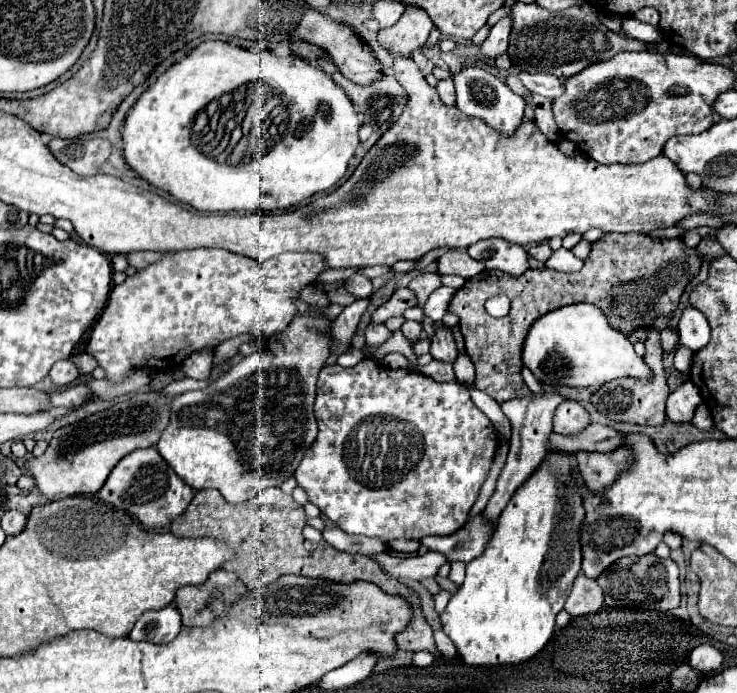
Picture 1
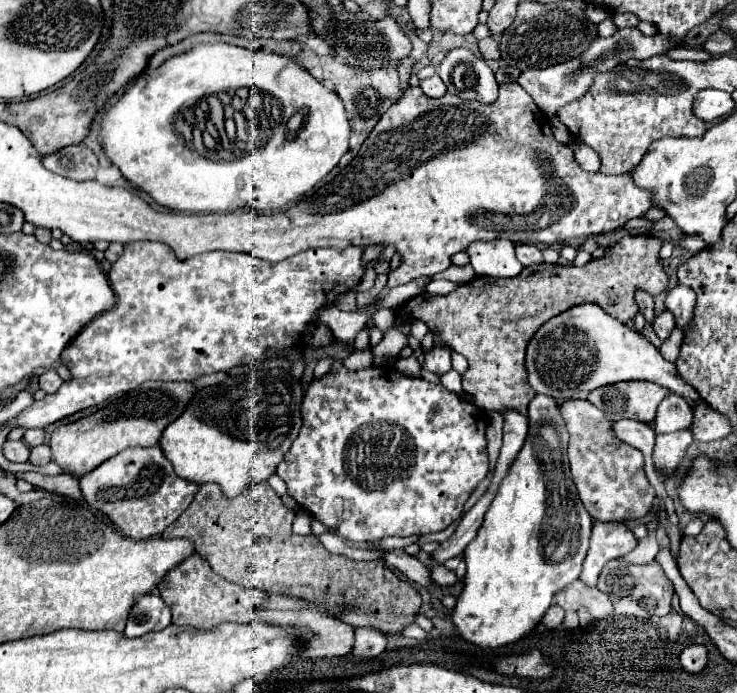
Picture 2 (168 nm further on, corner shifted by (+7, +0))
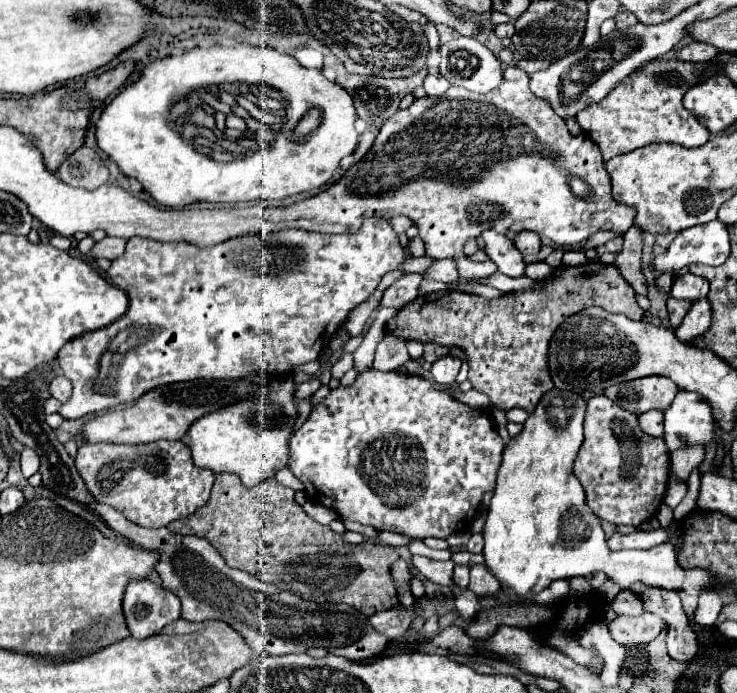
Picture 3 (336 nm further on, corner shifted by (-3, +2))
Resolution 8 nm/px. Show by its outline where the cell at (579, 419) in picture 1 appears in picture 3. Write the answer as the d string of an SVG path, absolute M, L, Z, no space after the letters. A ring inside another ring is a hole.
M603 394L589 400L585 416L585 442L575 460L575 476L585 488L587 506L599 520L639 526L641 522L653 518L663 504L669 470L669 448L665 440L645 434L639 428L639 416L619 408Z

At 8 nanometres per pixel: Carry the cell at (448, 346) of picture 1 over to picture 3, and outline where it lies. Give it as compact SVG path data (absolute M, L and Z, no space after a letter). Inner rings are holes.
M443 356L437 362L433 362L431 366L431 376L441 382L441 384L455 384L455 378L459 374L461 368L461 360L453 358L453 356Z

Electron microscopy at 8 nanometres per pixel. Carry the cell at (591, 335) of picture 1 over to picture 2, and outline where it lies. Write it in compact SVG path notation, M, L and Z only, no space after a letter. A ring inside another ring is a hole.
M597 304L573 306L545 322L527 346L525 370L529 386L537 394L547 394L557 400L567 400L577 392L591 392L621 380L655 382L687 400L699 398L693 386L677 374L673 362L665 362L659 350L655 350L643 336L605 314Z

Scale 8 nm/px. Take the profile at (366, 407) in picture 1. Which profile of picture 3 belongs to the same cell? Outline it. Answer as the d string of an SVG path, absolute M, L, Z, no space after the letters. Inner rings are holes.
M367 370L367 372L359 374L349 388L339 386L337 390L331 390L329 396L325 400L321 400L311 410L309 418L293 434L293 438L289 442L289 448L291 448L291 454L293 454L293 458L289 462L289 470L303 482L305 494L307 494L309 500L315 500L315 502L319 502L327 508L333 508L341 518L349 518L349 520L361 522L365 526L373 526L377 530L391 530L391 532L399 532L399 534L423 540L427 536L447 538L449 534L469 530L469 526L471 526L471 522L473 522L473 518L479 510L479 504L481 504L483 496L487 492L491 492L493 486L495 486L495 472L499 470L499 456L501 456L501 450L503 450L503 440L497 434L497 430L491 424L485 410L477 408L477 412L475 412L475 408L469 408L467 404L451 398L449 394L437 392L421 376L413 376L413 374L405 374L405 372Z

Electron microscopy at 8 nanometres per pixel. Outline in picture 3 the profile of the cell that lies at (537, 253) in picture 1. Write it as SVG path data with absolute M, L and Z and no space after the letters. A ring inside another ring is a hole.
M523 230L519 234L515 234L513 238L515 246L519 248L521 254L537 254L539 248L541 248L541 238L537 232L529 232L529 230Z

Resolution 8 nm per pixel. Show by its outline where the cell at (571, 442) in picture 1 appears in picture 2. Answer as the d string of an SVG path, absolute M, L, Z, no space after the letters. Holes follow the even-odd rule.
M619 420L619 422L613 422L611 430L615 432L615 436L641 450L643 456L645 456L645 474L647 474L647 480L653 484L653 488L657 490L657 496L659 498L665 498L667 492L663 488L663 484L657 480L657 474L655 474L655 466L653 466L653 446L655 446L655 432L649 424L643 424L643 422L637 422L637 420Z

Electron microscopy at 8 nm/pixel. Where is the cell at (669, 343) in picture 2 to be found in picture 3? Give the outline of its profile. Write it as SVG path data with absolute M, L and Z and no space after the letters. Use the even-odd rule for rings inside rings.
M701 298L693 302L691 310L683 318L683 324L675 330L675 334L679 336L679 340L691 342L693 338L703 336L709 326L711 326L711 304L707 298Z

